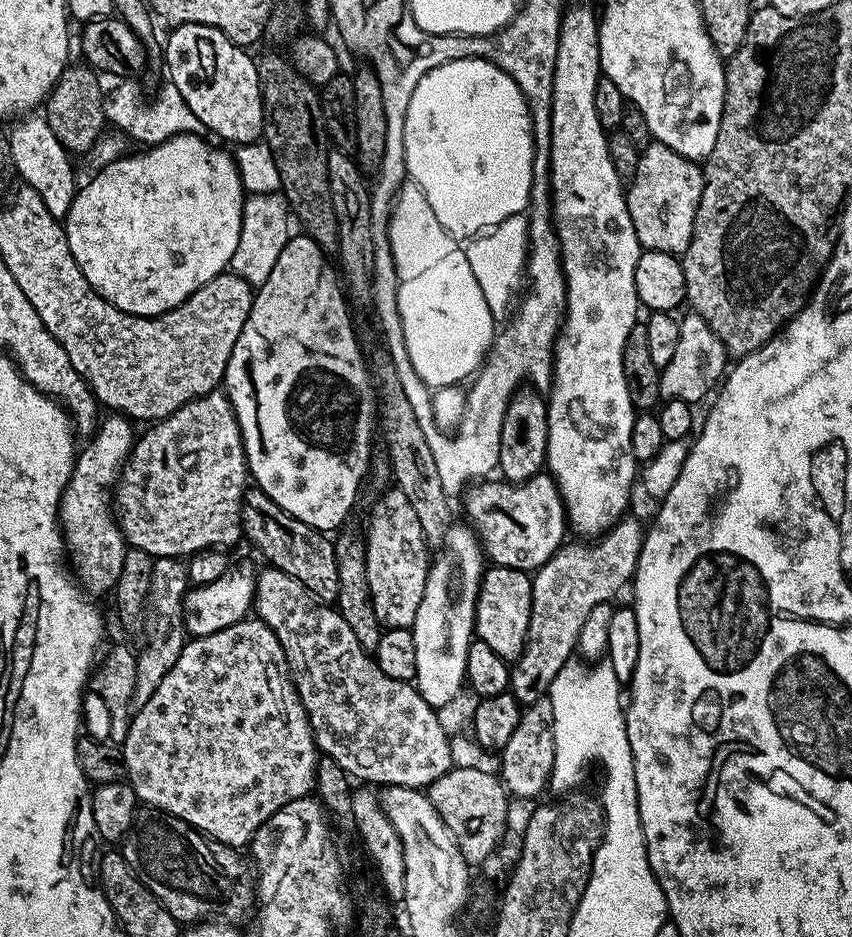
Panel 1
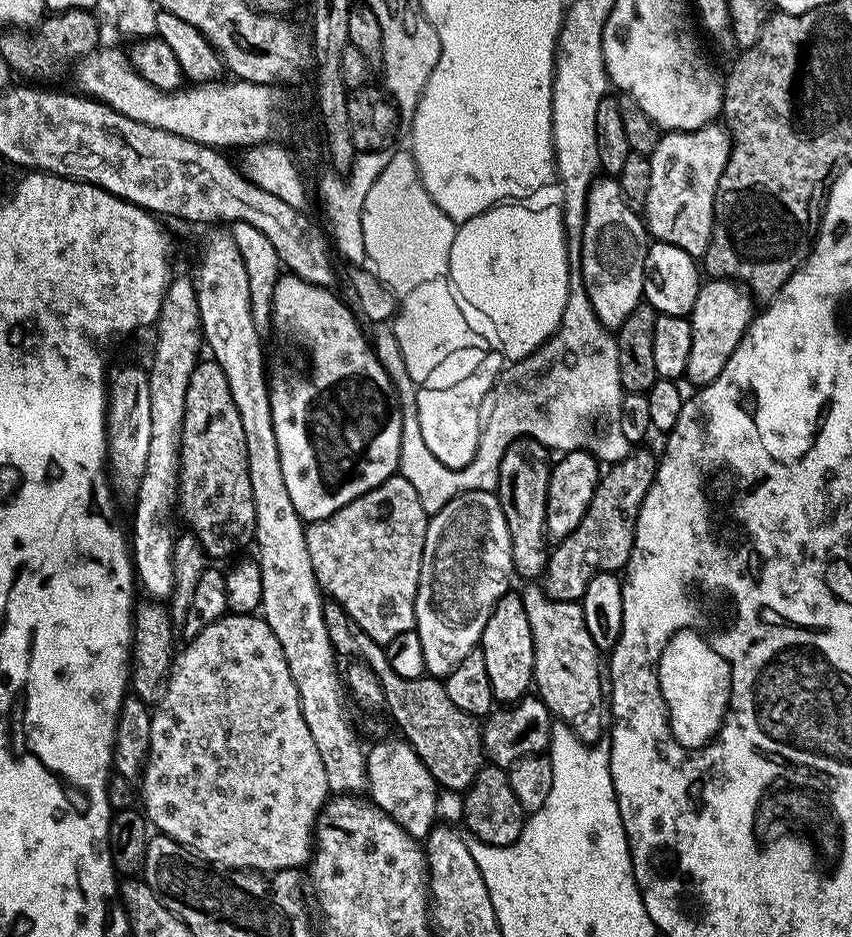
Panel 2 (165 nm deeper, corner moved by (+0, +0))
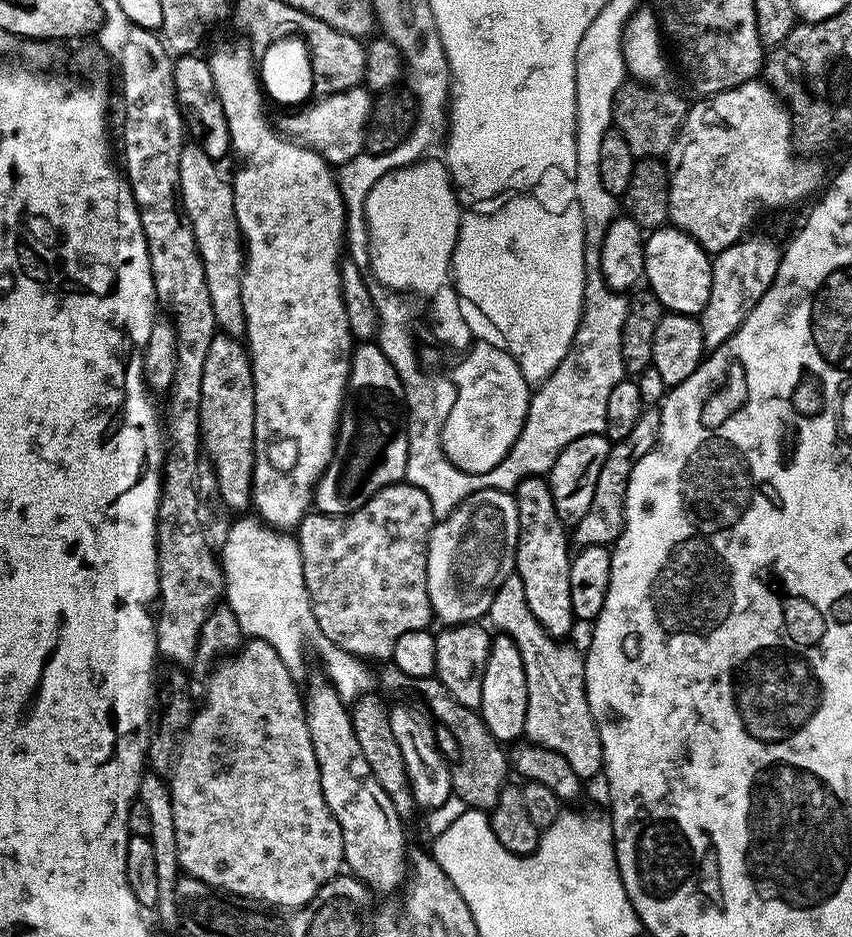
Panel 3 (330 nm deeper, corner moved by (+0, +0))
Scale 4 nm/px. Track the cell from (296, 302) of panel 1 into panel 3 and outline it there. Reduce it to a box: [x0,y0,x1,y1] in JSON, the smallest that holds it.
[314,342,407,516]

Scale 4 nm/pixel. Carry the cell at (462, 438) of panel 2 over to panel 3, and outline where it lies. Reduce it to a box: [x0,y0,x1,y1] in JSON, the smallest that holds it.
[440,346,530,475]

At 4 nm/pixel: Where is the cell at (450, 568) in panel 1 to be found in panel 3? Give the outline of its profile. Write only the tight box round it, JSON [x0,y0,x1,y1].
[426,489,520,625]

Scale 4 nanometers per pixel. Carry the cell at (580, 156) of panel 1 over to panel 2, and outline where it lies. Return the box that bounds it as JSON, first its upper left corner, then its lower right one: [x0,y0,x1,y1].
[582,179,649,330]

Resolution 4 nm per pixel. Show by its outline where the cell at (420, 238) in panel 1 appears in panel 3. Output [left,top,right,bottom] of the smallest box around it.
[366,156,462,292]

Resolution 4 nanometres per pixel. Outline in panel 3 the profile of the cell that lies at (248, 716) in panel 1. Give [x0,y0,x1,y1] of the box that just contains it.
[170,639,344,910]

